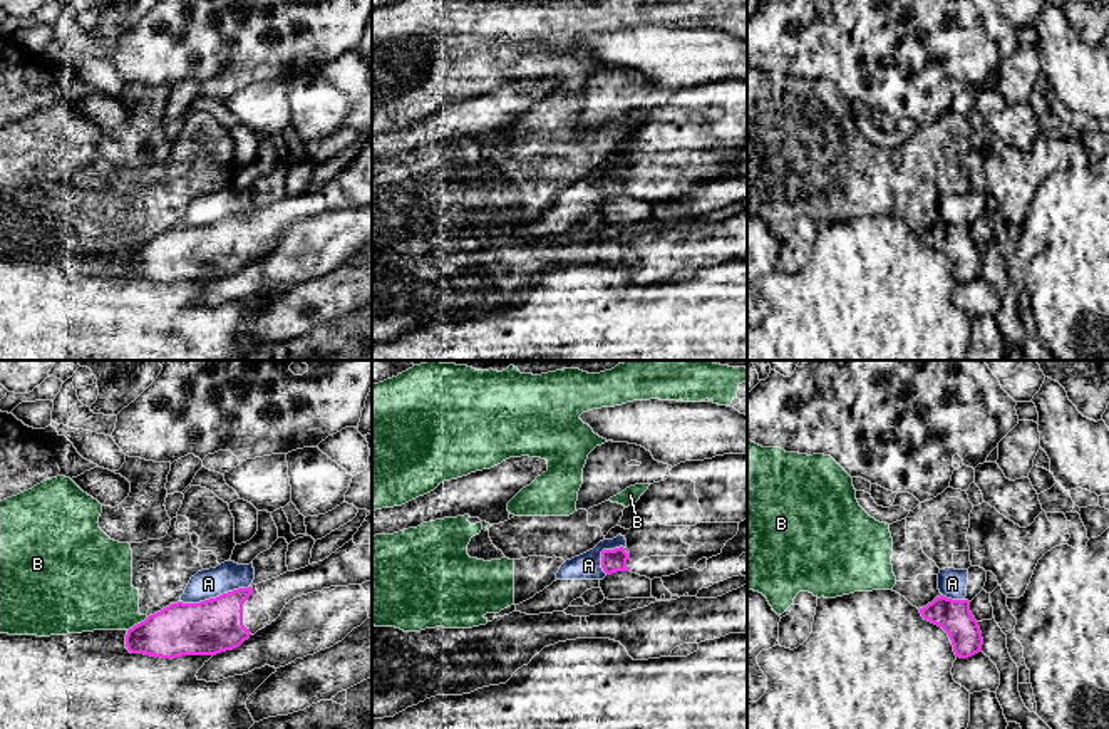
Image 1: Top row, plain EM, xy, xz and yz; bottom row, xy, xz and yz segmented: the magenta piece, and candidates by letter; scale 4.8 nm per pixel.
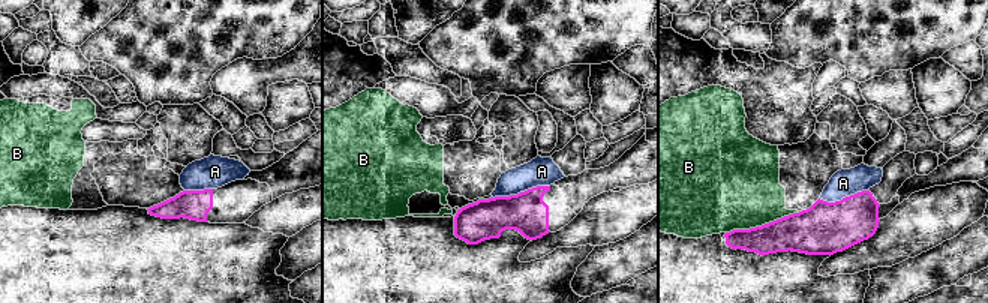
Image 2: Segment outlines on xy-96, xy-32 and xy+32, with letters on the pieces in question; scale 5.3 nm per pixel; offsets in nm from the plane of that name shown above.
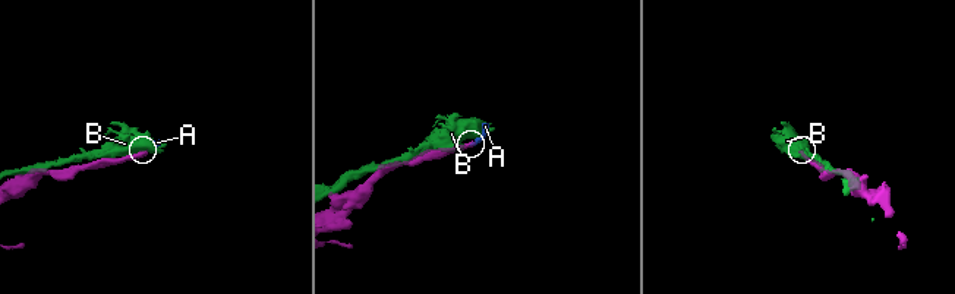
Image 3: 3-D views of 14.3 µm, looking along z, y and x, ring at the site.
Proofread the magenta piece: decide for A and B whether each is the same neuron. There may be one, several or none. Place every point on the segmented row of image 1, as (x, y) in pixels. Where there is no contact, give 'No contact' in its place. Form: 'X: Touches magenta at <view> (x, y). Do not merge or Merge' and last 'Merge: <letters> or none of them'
A: Touches magenta at xy (216, 597). Do not merge
B: Touches magenta at xy (138, 624). Do not merge
Merge: none of them

